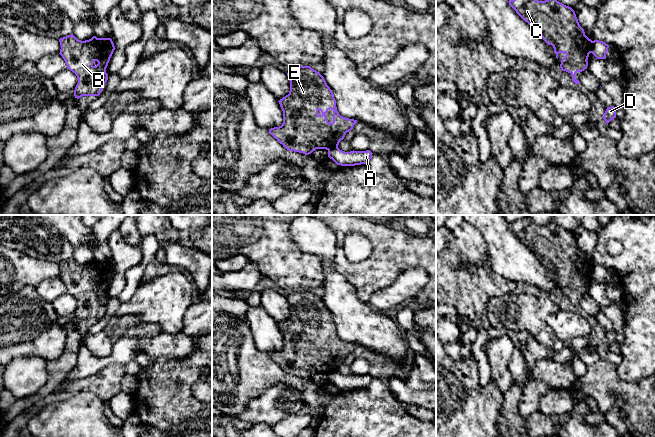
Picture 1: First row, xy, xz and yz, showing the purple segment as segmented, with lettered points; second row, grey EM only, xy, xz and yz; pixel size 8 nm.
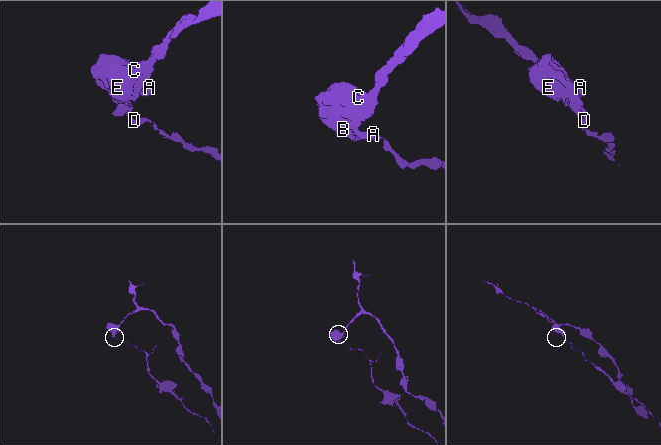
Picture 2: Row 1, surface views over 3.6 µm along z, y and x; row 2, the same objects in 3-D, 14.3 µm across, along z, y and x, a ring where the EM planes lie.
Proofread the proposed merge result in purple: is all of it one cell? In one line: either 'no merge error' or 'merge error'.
merge error

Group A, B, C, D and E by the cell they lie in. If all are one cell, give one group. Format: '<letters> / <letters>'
A D / B C E

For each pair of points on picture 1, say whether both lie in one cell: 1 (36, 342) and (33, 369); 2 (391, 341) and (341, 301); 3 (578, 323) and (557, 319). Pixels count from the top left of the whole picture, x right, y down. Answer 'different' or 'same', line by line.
1: different
2: same
3: same

